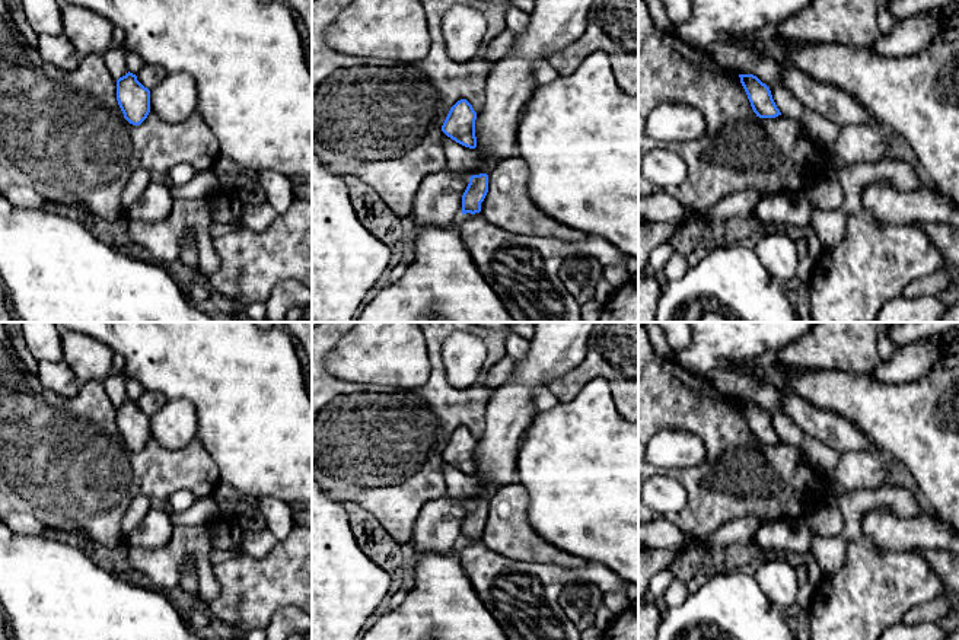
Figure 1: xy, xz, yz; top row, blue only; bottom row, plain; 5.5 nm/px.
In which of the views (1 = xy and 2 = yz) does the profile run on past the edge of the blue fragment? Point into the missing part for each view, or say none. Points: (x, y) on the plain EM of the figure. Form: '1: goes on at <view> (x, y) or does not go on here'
1: does not go on here
2: does not go on here

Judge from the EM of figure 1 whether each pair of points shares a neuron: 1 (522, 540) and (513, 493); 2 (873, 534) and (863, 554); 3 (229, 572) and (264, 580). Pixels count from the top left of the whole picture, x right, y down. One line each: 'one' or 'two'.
1: one
2: two
3: one

